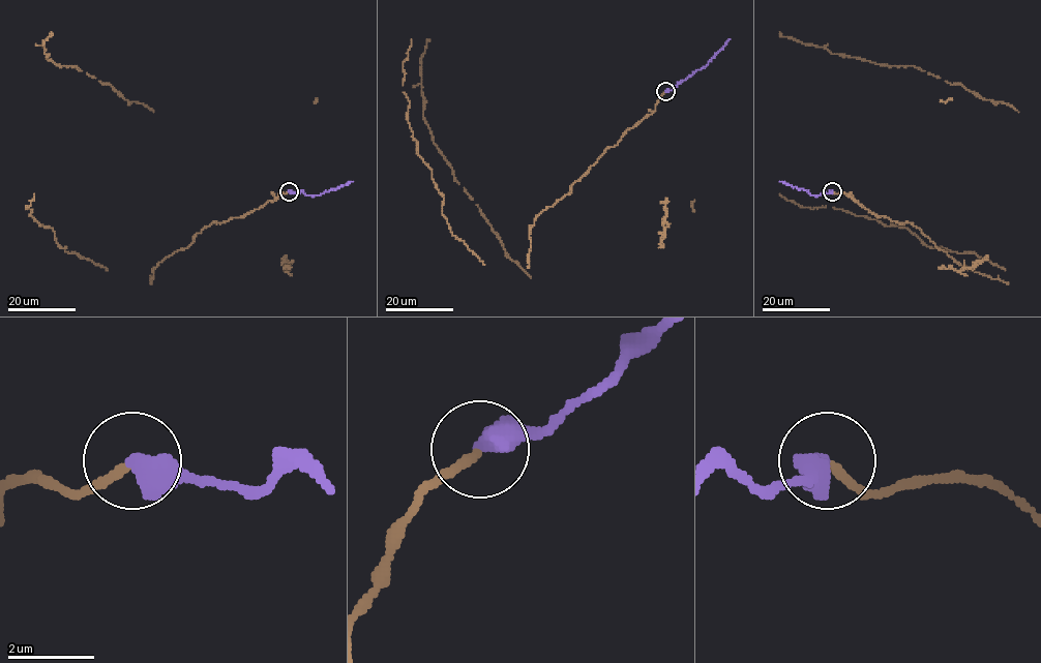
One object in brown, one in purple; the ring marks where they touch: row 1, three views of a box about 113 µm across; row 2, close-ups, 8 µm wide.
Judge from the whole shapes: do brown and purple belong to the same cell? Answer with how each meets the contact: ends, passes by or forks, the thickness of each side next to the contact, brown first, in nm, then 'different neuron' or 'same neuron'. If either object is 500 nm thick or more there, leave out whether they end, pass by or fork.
200/550 nm | same neuron

